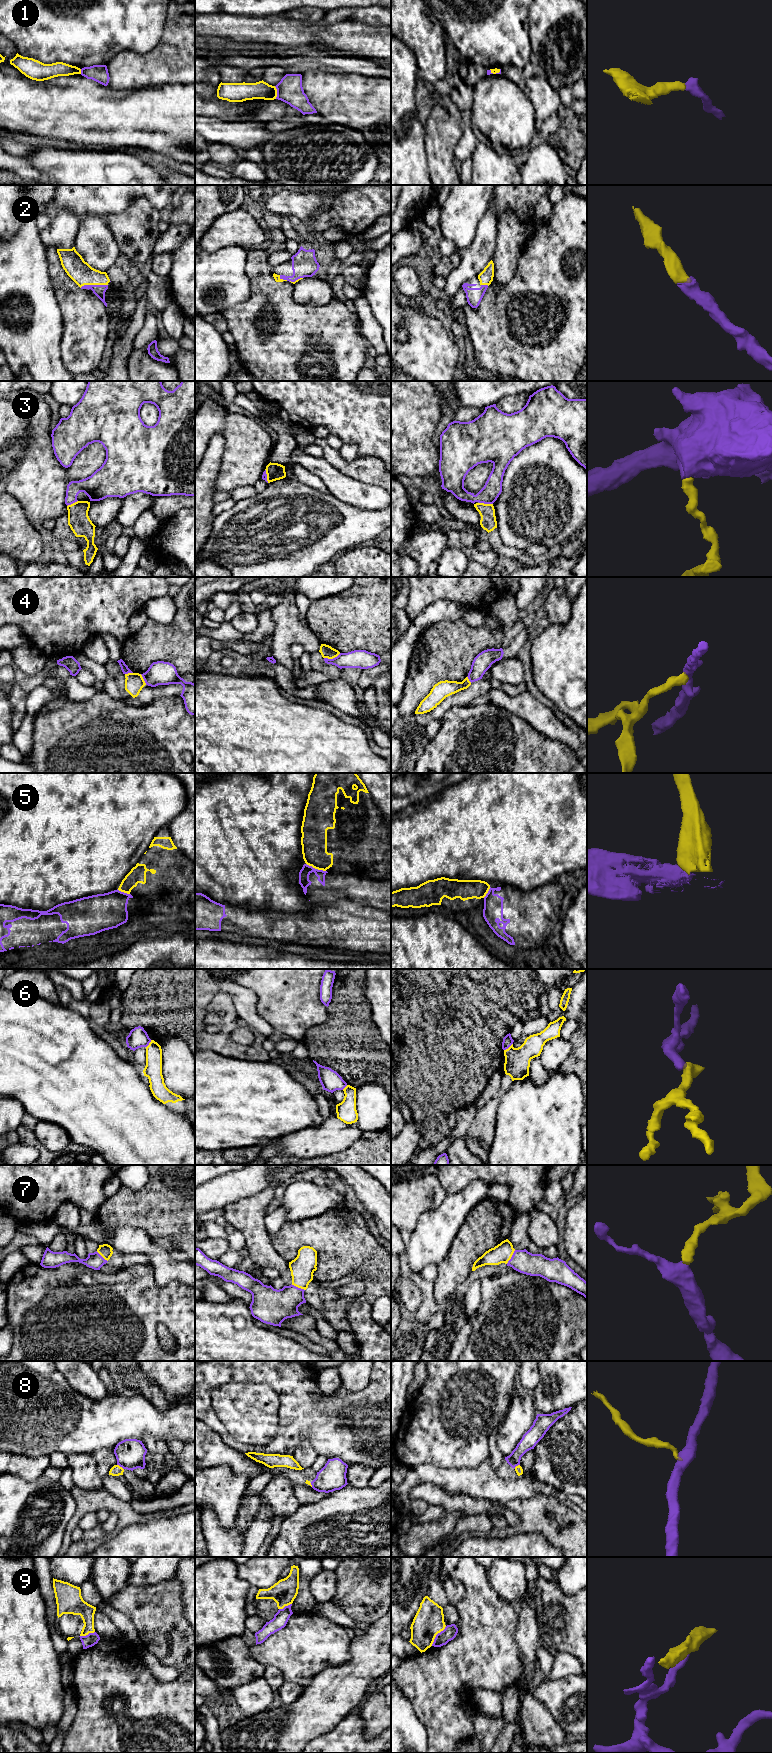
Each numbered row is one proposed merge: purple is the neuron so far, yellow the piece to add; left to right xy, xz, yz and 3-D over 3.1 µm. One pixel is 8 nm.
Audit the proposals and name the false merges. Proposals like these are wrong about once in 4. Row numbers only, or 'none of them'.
1, 3, 4, 5, 6, 8, 9

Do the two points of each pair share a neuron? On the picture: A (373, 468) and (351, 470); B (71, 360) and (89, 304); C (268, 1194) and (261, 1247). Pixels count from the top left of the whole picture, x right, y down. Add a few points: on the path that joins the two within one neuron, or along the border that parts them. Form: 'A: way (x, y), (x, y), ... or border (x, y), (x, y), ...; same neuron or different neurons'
A: way (368, 470), (356, 470); same neuron
B: way (82, 346), (85, 336), (85, 318); same neuron
C: way (257, 1207), (257, 1234); same neuron

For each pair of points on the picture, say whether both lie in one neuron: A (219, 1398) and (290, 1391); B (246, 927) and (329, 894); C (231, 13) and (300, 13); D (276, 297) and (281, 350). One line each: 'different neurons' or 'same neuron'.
A: different neurons
B: same neuron
C: different neurons
D: same neuron

